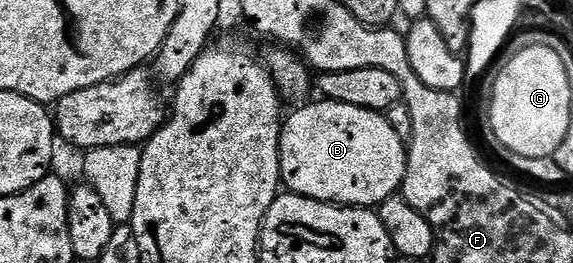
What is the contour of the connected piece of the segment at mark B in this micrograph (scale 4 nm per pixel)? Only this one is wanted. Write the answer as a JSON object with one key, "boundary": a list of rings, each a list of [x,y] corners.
{"boundary":[[[324,99],[320,103],[308,103],[305,107],[300,107],[292,116],[283,120],[280,129],[280,178],[283,186],[293,195],[301,195],[307,199],[316,199],[319,203],[335,203],[341,207],[366,207],[369,209],[379,208],[382,201],[386,201],[391,195],[397,194],[403,188],[404,174],[408,164],[408,152],[405,140],[394,133],[394,128],[390,126],[387,114],[370,109],[358,109],[358,105],[346,105],[333,99]]]}

